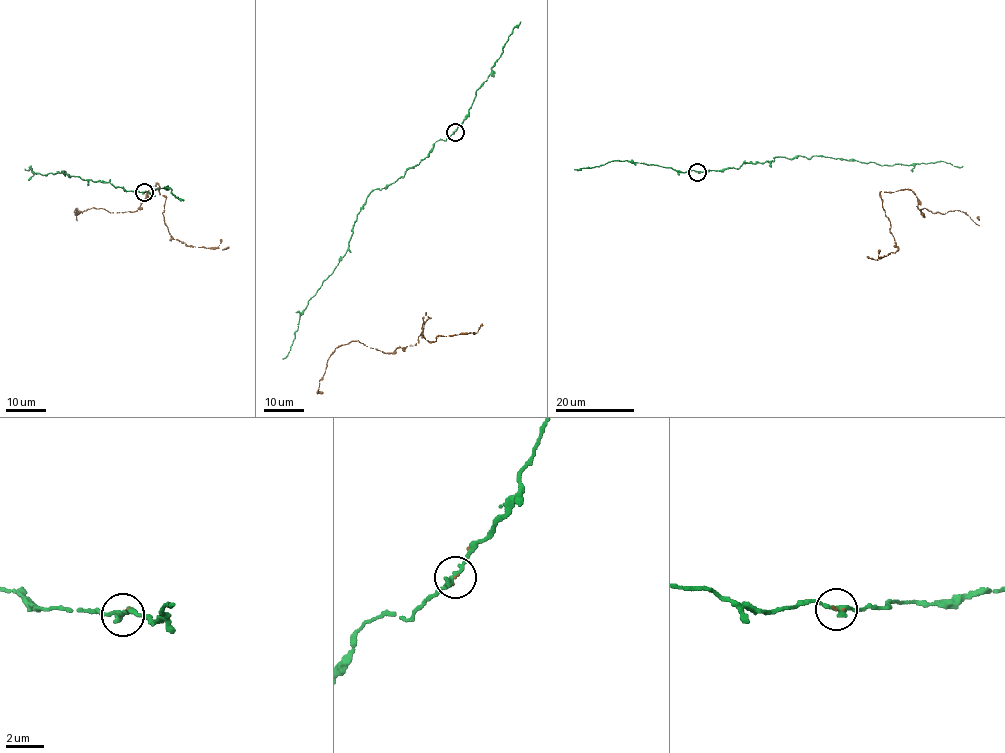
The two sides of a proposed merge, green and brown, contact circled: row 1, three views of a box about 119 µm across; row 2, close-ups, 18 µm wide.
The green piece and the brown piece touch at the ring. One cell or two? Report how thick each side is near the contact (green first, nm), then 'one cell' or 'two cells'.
280/90 nm | one cell

